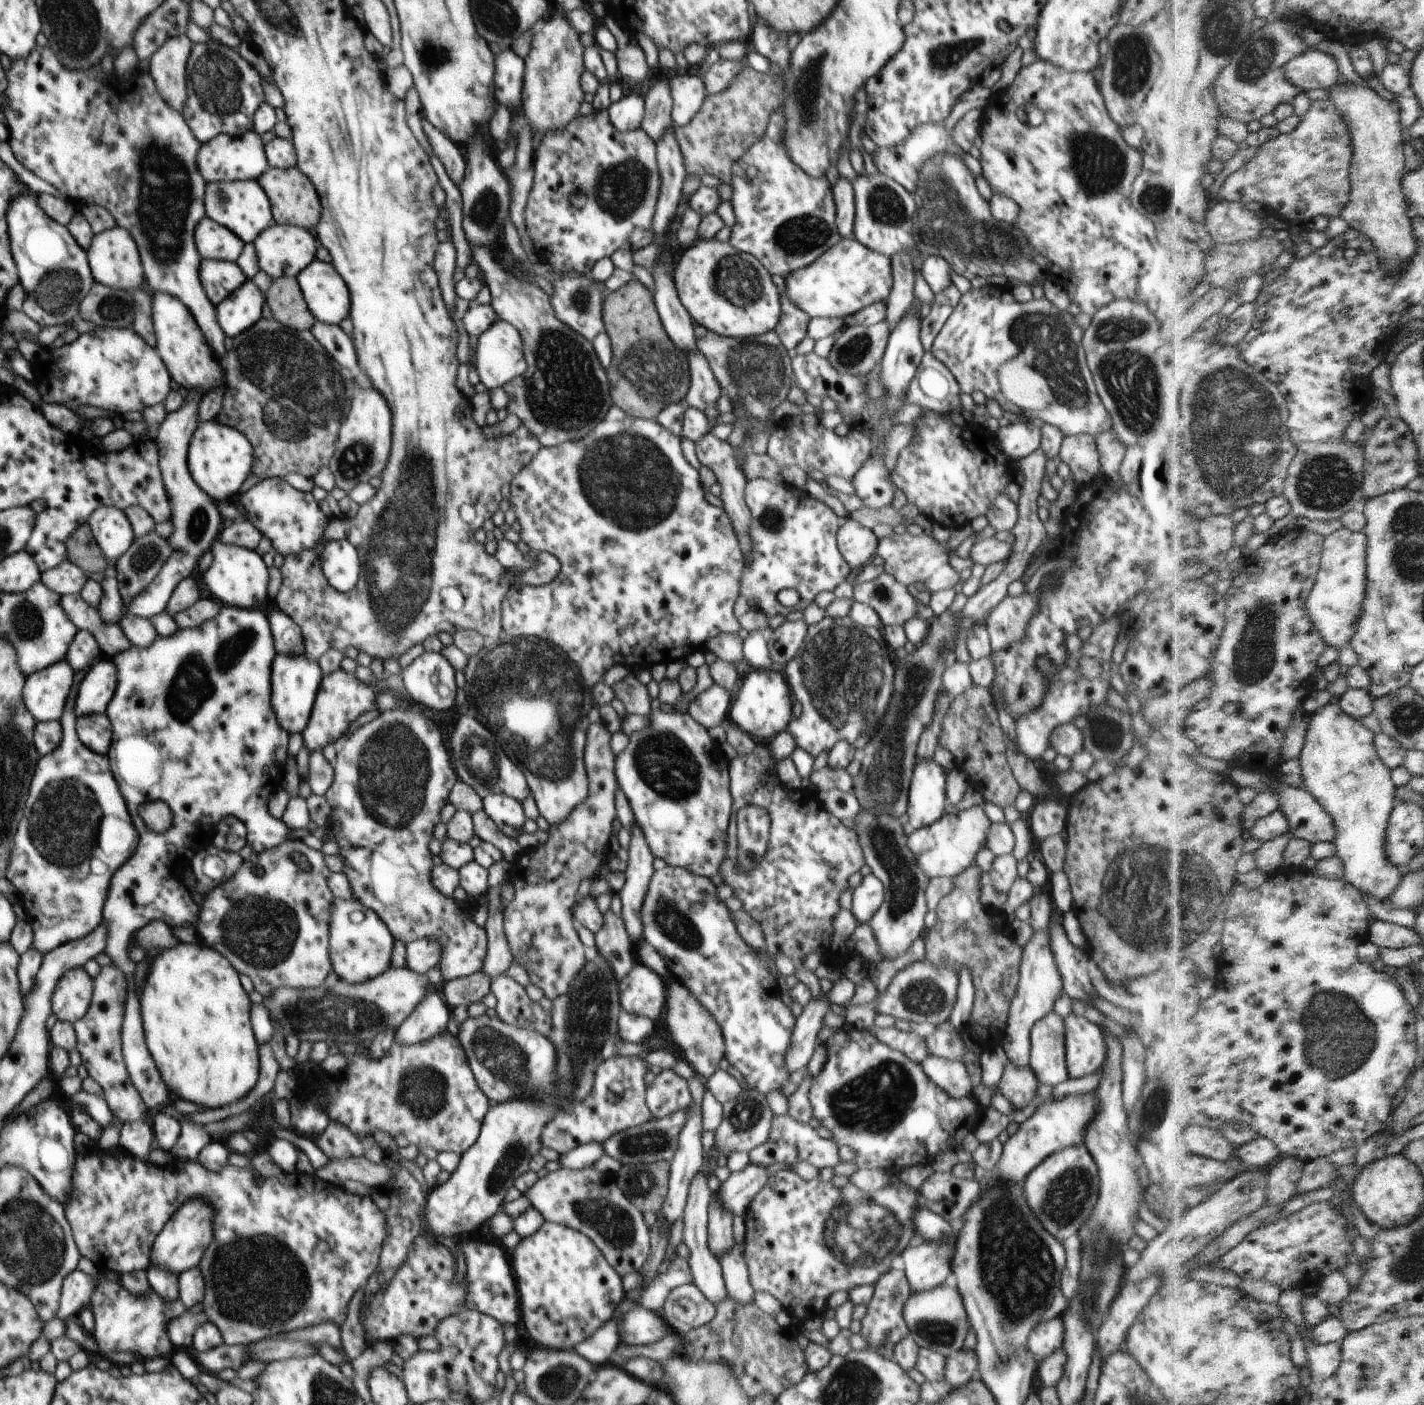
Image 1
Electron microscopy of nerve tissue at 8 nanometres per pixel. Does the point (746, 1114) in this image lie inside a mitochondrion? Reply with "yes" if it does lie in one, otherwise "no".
yes

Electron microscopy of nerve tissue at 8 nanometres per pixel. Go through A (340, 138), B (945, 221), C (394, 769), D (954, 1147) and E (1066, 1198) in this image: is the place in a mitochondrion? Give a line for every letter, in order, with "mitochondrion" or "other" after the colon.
A: mitochondrion
B: mitochondrion
C: mitochondrion
D: other
E: mitochondrion

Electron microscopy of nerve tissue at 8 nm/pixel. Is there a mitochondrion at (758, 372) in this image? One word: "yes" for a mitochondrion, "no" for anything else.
yes

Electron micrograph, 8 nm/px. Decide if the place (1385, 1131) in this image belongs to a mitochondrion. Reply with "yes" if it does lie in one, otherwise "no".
no

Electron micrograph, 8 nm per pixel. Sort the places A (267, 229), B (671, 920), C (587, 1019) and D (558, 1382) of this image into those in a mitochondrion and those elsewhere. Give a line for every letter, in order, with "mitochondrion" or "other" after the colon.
A: other
B: mitochondrion
C: mitochondrion
D: mitochondrion

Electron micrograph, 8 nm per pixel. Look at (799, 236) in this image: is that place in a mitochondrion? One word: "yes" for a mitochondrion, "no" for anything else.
yes

